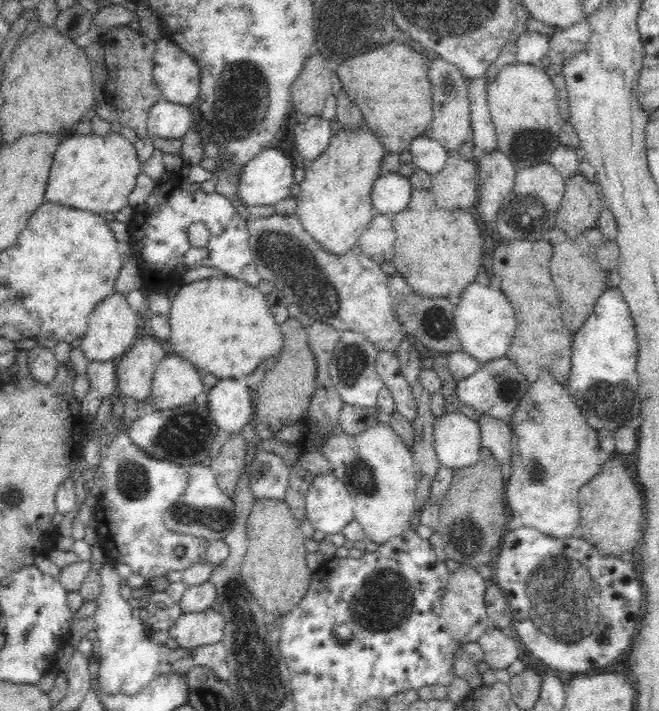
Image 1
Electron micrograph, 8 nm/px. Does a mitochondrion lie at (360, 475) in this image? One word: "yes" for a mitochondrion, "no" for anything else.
yes

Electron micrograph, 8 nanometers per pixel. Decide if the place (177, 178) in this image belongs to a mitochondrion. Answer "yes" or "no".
no

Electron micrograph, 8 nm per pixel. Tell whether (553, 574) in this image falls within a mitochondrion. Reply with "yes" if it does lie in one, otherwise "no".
yes

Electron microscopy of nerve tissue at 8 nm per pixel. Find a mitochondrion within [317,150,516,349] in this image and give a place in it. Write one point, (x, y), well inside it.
(437, 325)

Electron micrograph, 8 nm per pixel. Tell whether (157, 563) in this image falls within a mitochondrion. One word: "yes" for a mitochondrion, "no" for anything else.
no

